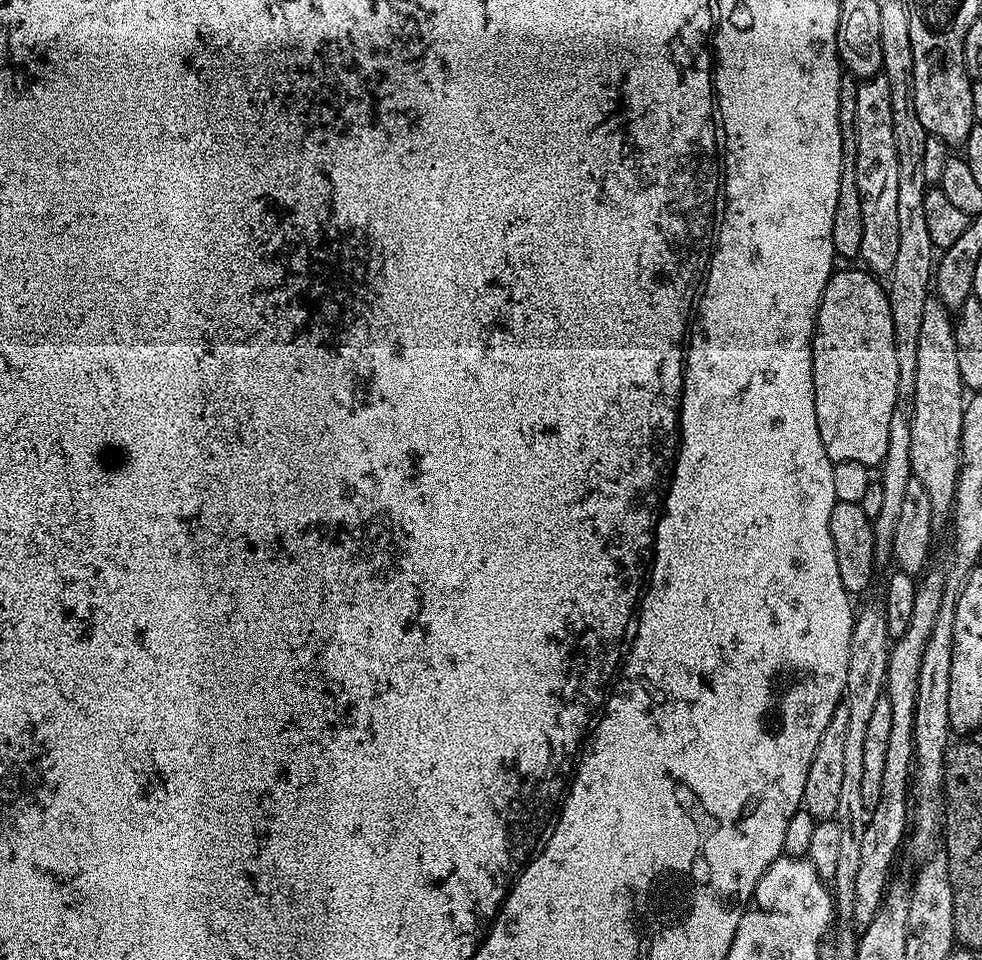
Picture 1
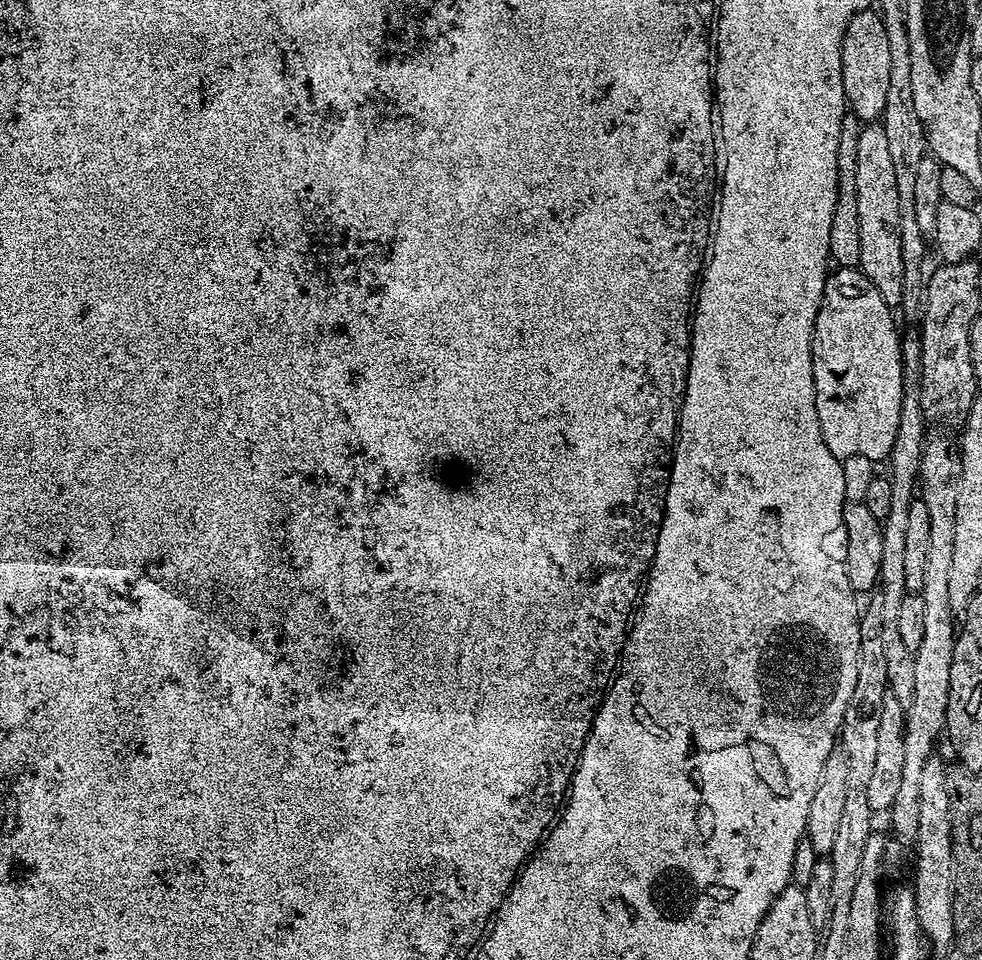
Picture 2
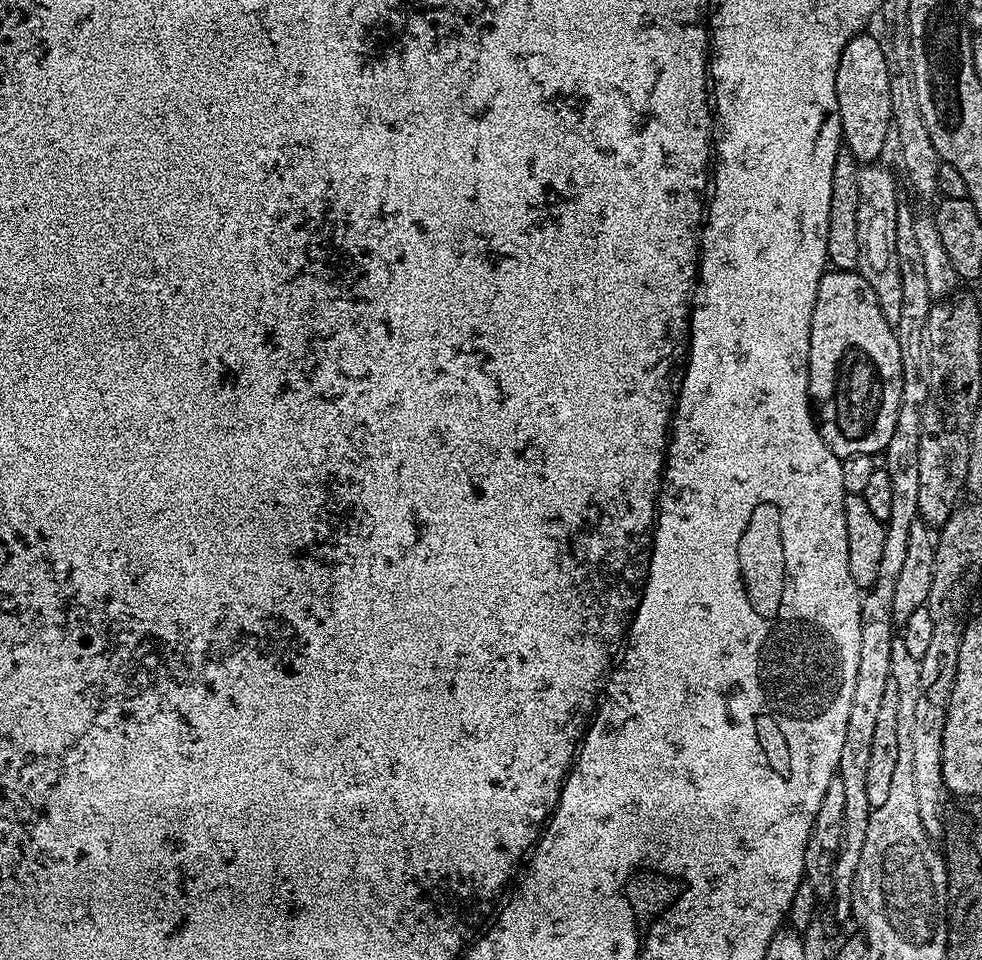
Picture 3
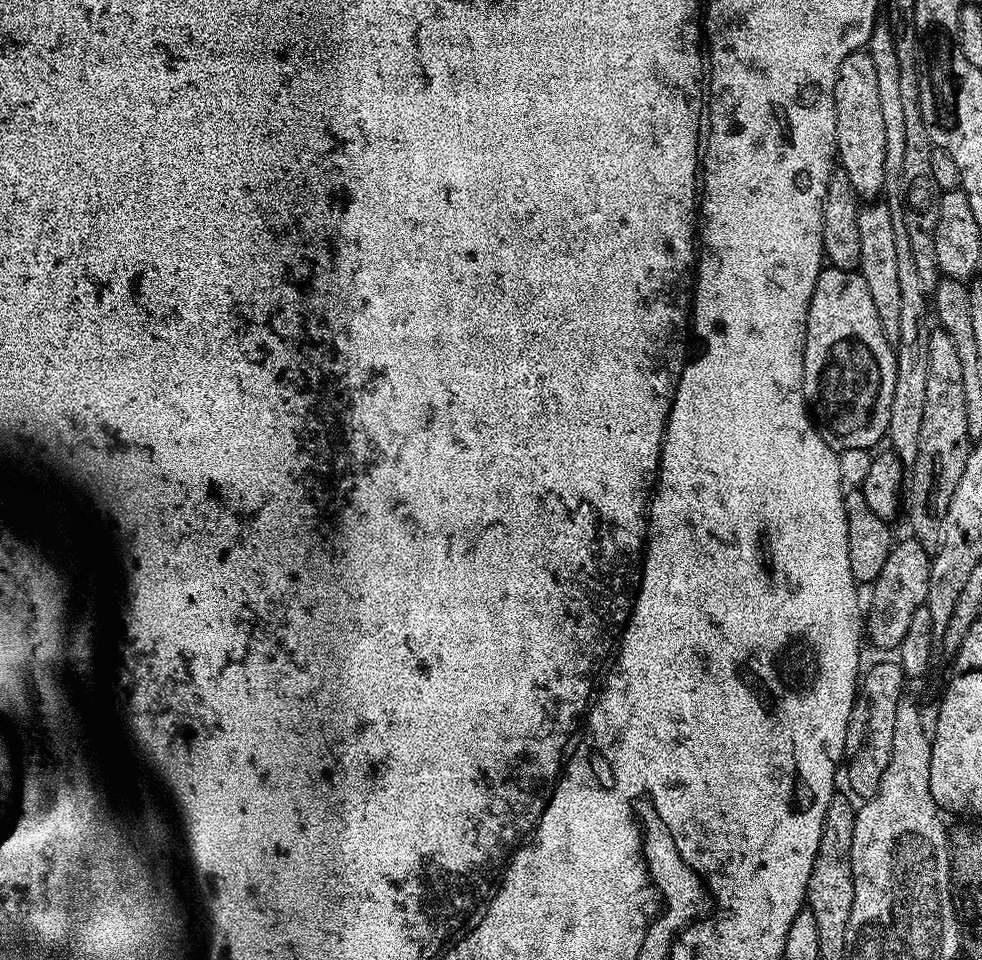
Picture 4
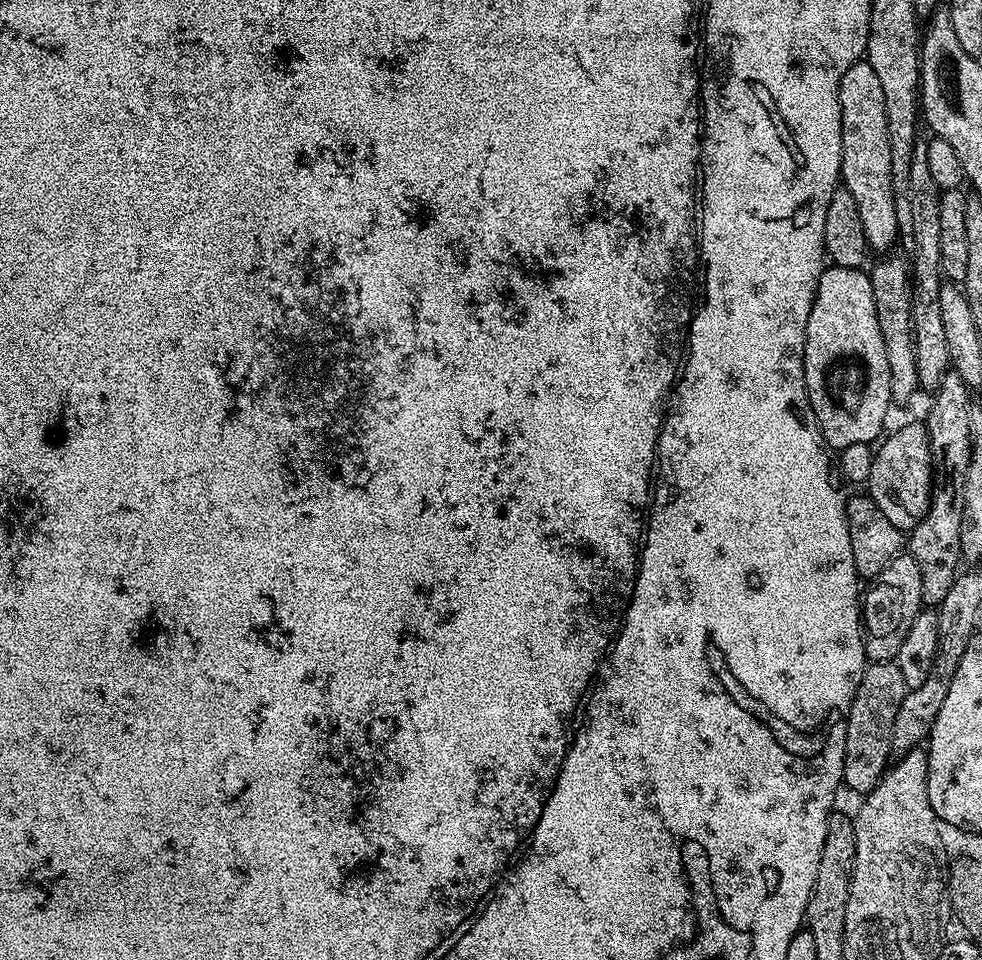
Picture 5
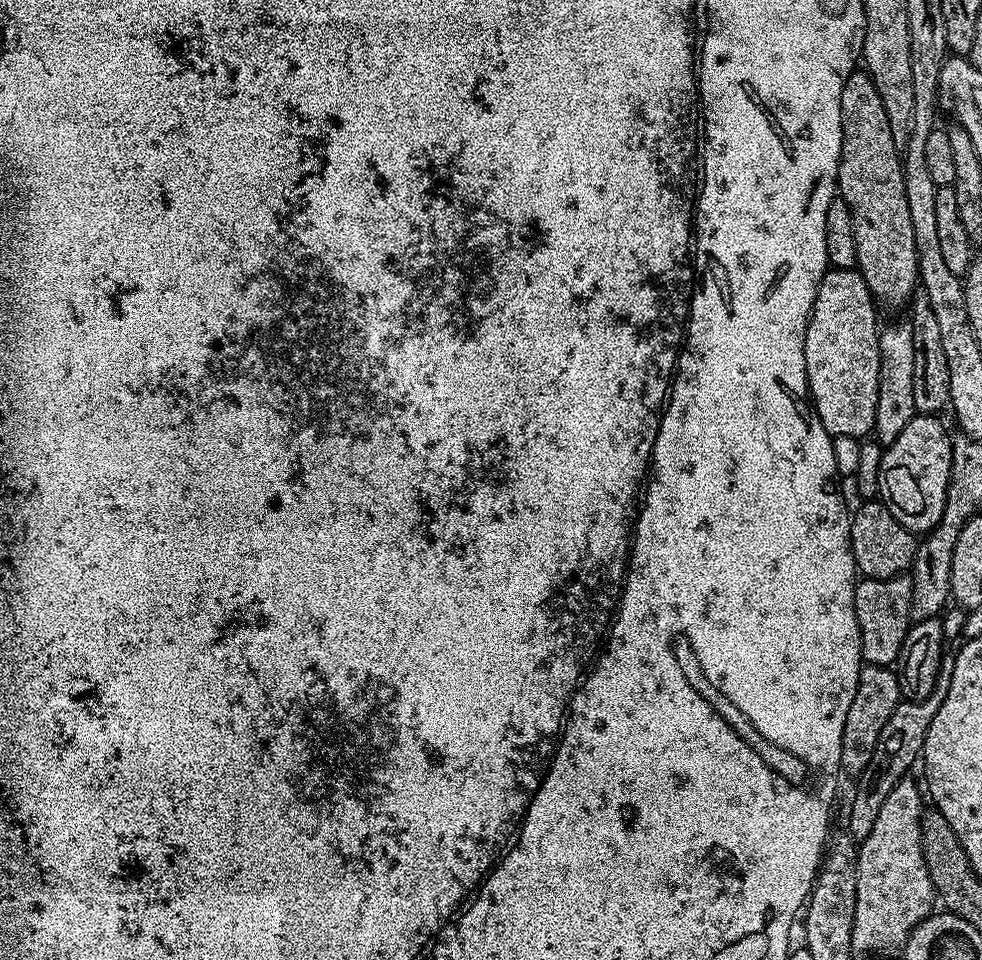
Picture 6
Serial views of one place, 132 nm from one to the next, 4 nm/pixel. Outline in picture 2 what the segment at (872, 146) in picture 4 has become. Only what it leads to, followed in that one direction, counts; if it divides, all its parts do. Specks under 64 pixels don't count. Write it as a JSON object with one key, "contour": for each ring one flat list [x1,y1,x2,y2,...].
{"contour":[[879,11,856,12,854,18,844,31,842,38,842,86,844,99,851,115,857,116,861,122,876,122,884,115,886,106,886,93,890,87,890,46,886,42,886,26,882,26]]}

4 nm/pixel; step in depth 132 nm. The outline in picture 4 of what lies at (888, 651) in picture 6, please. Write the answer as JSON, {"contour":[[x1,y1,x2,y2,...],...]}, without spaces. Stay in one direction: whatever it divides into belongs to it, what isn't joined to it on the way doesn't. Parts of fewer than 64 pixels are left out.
{"contour":[[915,538,893,543,882,574,870,586,872,605,866,608,866,636,876,648,899,649,902,638,914,619,914,610,925,607,932,577,932,556]]}

